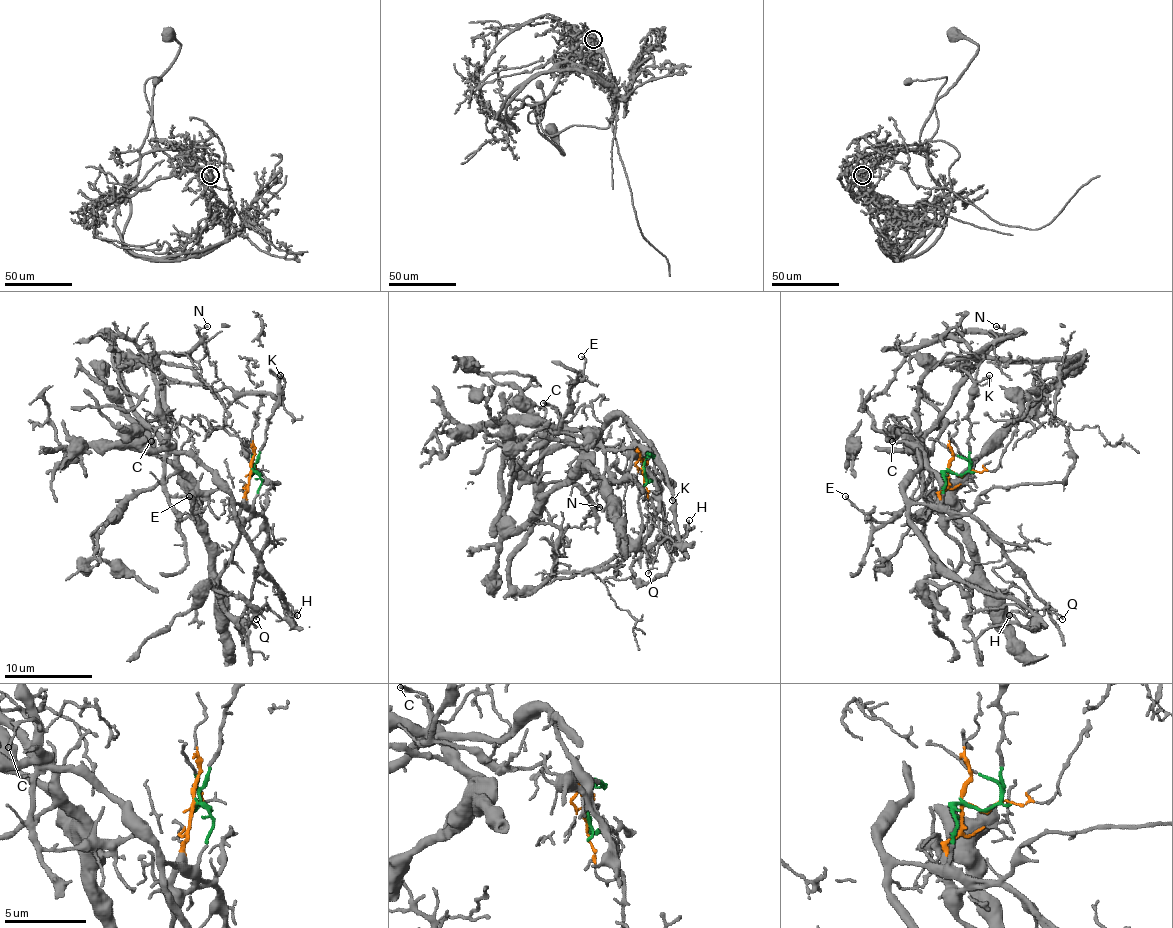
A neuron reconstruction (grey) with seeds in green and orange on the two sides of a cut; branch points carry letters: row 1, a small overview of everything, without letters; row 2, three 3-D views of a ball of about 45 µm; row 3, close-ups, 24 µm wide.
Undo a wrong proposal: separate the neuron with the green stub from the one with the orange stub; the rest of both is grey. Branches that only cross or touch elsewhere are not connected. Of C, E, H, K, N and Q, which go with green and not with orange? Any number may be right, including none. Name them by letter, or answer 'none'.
H, K

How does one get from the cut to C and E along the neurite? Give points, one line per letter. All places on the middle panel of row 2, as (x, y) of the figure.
C: (643, 466), (636, 451), (623, 449), (623, 438), (616, 444), (585, 451), (561, 424), (561, 413), (543, 402)
E: (643, 466), (636, 451), (621, 447), (623, 438), (616, 444), (590, 447), (561, 429), (583, 371), (581, 356)

